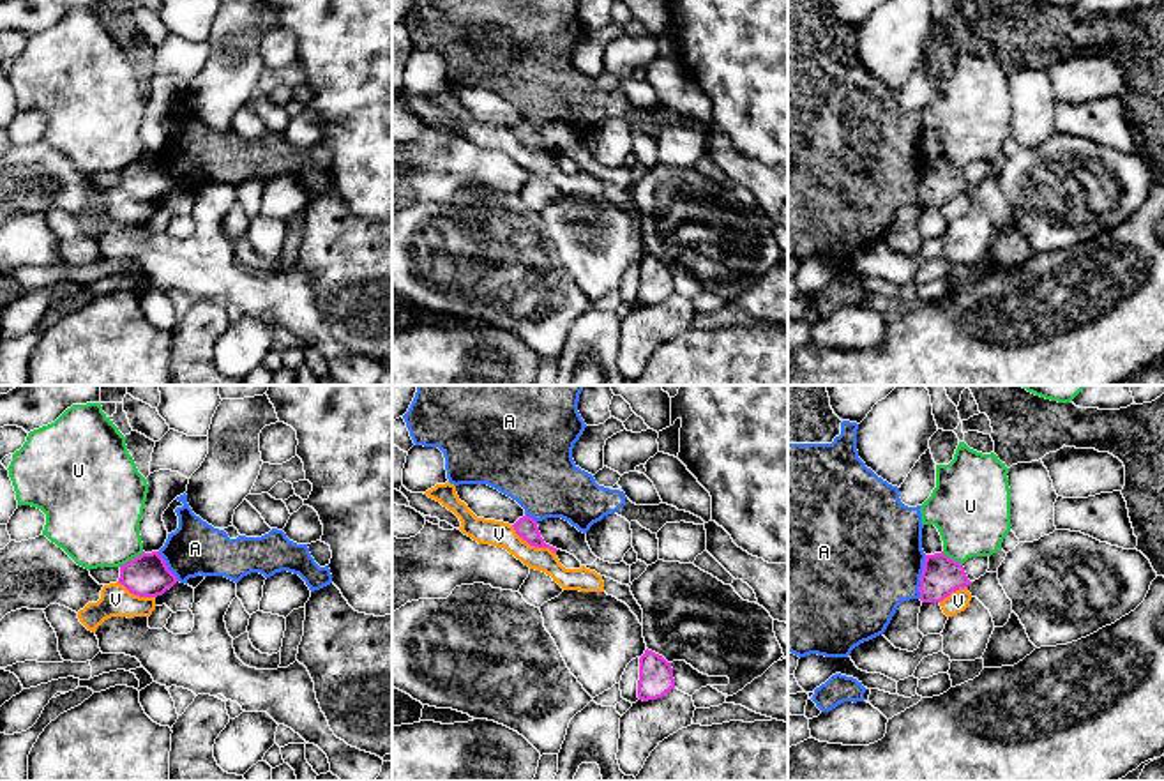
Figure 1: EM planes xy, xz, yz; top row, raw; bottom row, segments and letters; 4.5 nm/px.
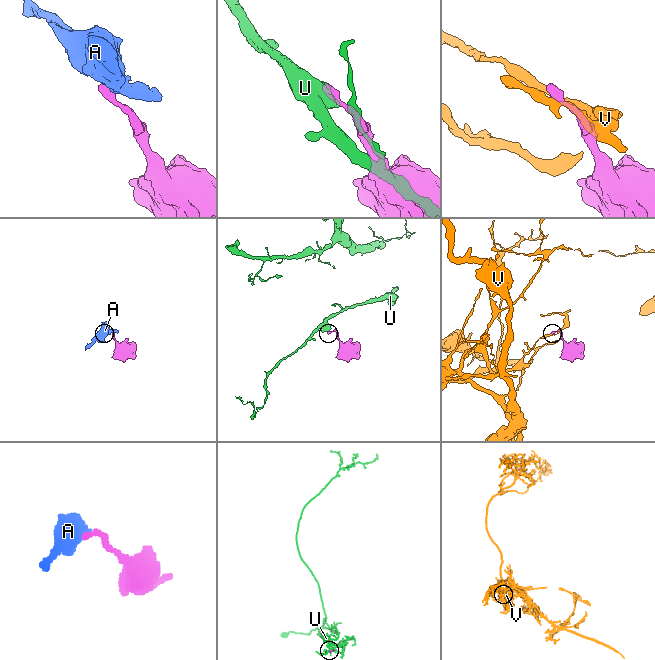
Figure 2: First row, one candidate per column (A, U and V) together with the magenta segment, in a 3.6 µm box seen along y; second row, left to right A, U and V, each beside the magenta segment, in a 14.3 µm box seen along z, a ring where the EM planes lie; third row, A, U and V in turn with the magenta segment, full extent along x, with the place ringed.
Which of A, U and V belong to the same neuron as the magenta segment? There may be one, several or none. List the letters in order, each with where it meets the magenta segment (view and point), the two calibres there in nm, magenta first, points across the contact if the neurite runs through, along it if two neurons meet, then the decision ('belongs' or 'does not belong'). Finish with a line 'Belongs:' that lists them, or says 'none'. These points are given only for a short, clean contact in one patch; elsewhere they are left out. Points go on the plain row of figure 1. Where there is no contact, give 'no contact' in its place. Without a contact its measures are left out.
A: yz (921, 181) | 170/480 nm | along yz (926, 159), (919, 202) | does not belong
U: xy (133, 163) | 190/400 nm | along xy (143, 156), (119, 170) | does not belong
V: xz (532, 149) | 100/120 nm | does not belong
Belongs: none

